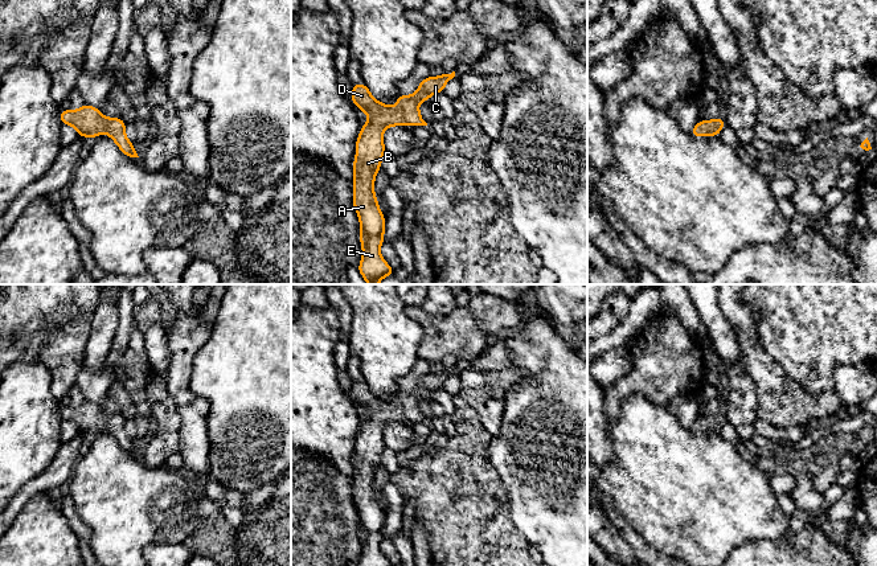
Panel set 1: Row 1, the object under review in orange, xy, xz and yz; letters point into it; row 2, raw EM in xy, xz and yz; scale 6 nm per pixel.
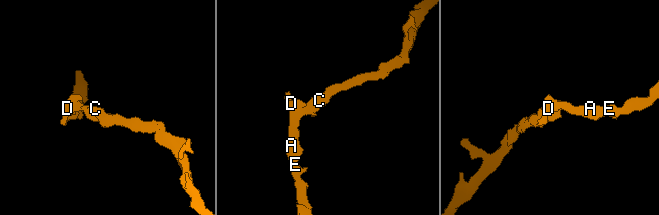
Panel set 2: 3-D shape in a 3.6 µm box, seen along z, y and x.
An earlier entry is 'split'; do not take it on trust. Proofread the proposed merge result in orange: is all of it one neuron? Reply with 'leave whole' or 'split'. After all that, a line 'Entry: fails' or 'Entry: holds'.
leave whole
Entry: fails

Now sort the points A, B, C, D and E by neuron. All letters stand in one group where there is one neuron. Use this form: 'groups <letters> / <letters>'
groups A B C D E

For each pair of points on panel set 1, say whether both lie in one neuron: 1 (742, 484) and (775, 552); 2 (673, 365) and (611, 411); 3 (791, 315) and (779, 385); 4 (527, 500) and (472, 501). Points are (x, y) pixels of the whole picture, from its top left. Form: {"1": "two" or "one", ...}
{"1": "two", "2": "one", "3": "two", "4": "two"}

